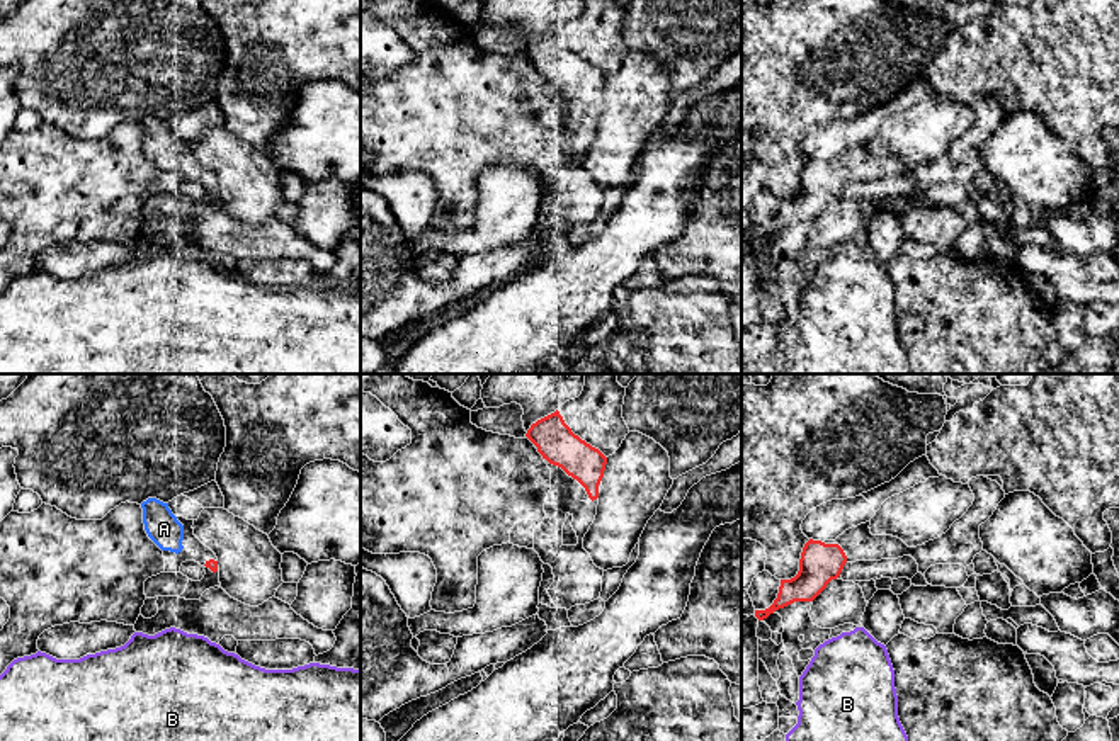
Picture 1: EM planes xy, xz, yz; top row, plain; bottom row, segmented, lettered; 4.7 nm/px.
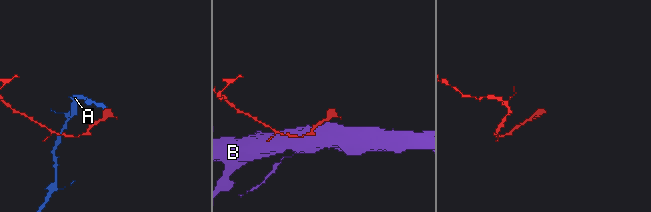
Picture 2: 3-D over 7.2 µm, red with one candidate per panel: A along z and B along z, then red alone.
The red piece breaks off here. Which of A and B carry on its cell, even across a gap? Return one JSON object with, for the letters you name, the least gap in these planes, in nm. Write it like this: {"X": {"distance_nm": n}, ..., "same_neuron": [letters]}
{"A": {"distance_nm": 130}, "same_neuron": ["A"]}

